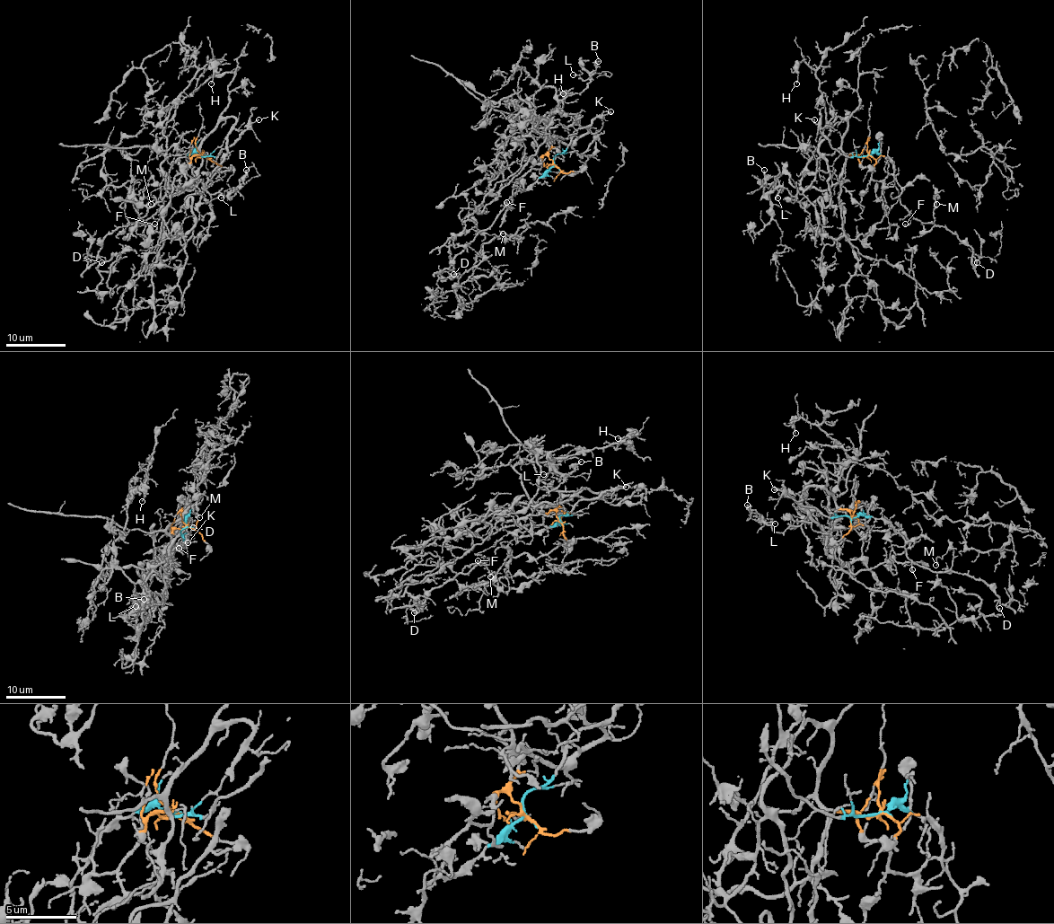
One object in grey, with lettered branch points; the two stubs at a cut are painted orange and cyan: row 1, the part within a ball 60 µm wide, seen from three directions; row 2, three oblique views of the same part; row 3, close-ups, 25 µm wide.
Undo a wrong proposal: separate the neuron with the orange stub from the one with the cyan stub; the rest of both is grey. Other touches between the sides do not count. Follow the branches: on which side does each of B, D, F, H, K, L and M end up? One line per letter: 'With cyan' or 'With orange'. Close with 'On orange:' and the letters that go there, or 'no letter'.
B: With orange
D: With cyan
F: With cyan
H: With orange
K: With cyan
L: With orange
M: With cyan
On orange: B, H, L

